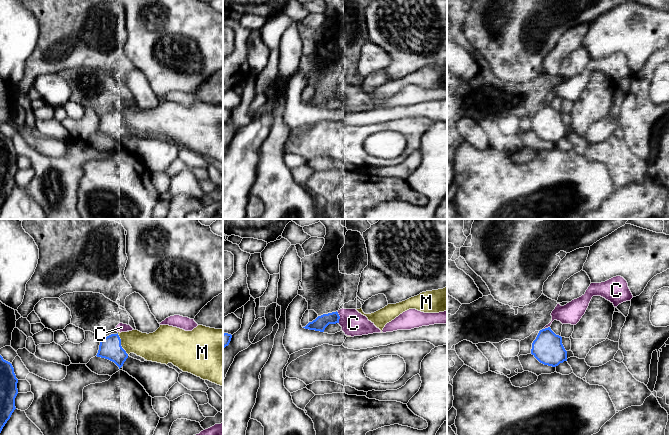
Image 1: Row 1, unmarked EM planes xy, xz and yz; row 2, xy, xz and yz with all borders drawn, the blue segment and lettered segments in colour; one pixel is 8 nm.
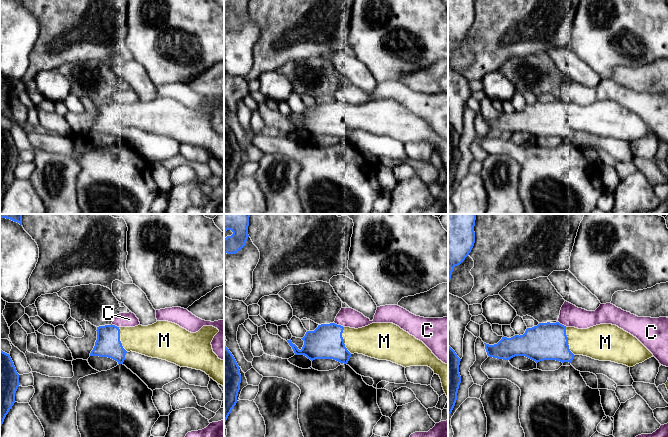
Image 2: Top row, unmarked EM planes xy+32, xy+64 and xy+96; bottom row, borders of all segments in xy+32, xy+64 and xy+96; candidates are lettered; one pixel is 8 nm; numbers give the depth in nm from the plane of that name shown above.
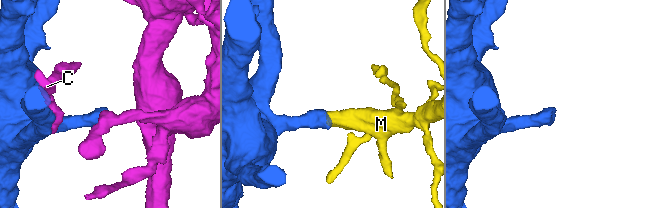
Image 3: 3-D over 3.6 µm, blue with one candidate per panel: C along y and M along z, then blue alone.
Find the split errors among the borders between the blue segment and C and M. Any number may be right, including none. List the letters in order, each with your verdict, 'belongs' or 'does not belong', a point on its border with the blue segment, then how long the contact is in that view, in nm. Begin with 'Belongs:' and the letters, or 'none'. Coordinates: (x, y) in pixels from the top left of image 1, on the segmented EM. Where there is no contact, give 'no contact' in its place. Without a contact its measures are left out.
Belongs: M
C: does not belong | xz (339, 318) | 100 nm
M: belongs | xy (120, 344) | 200 nm

